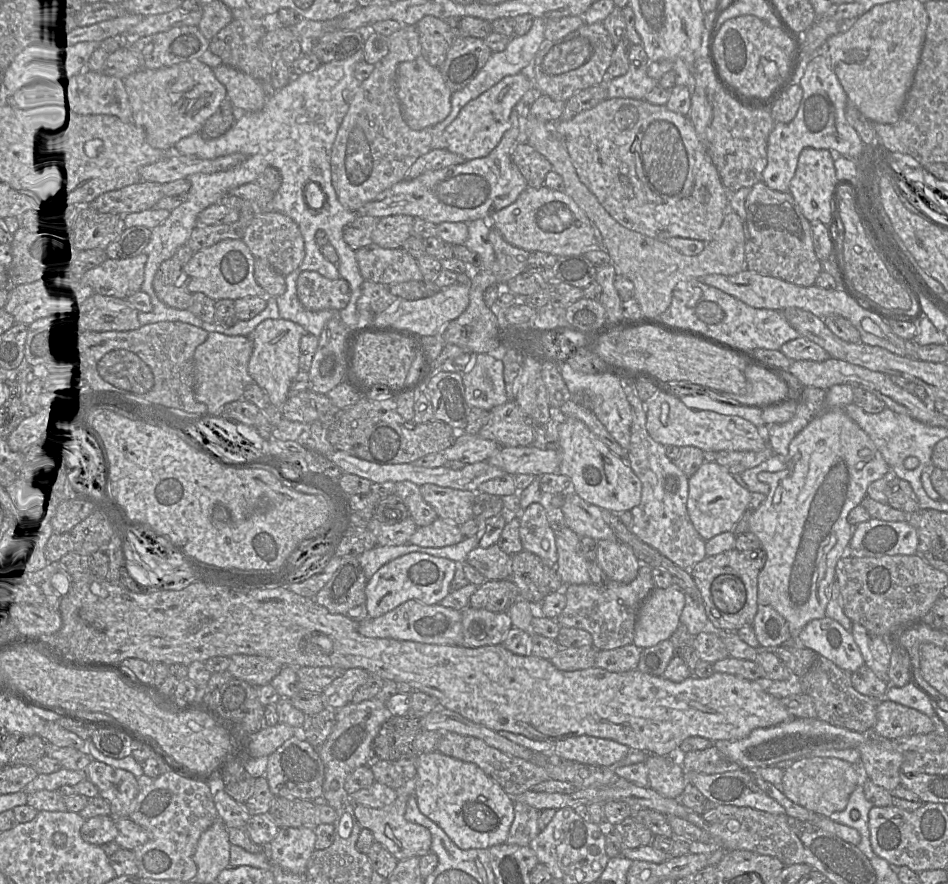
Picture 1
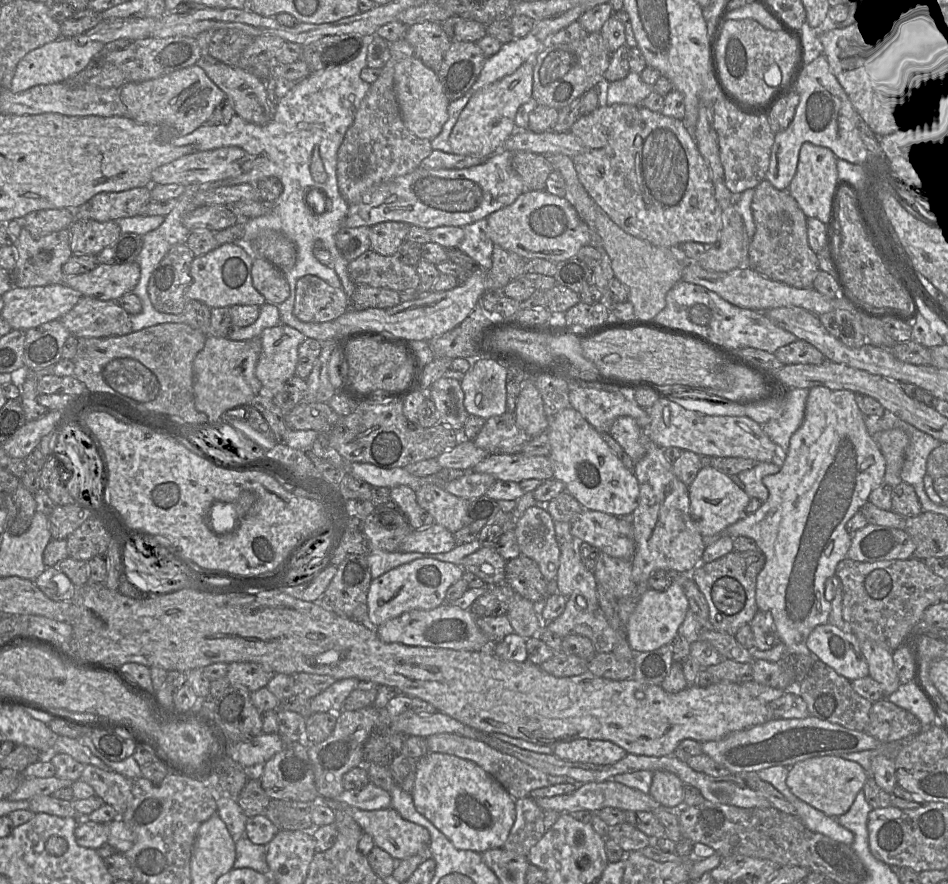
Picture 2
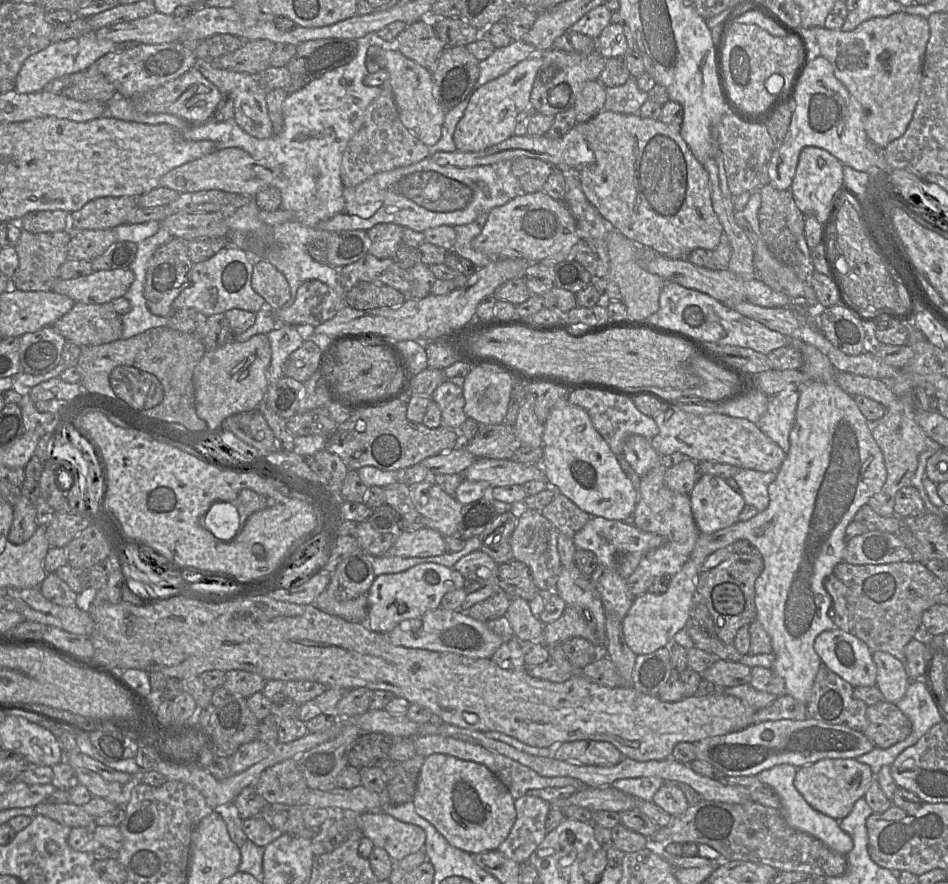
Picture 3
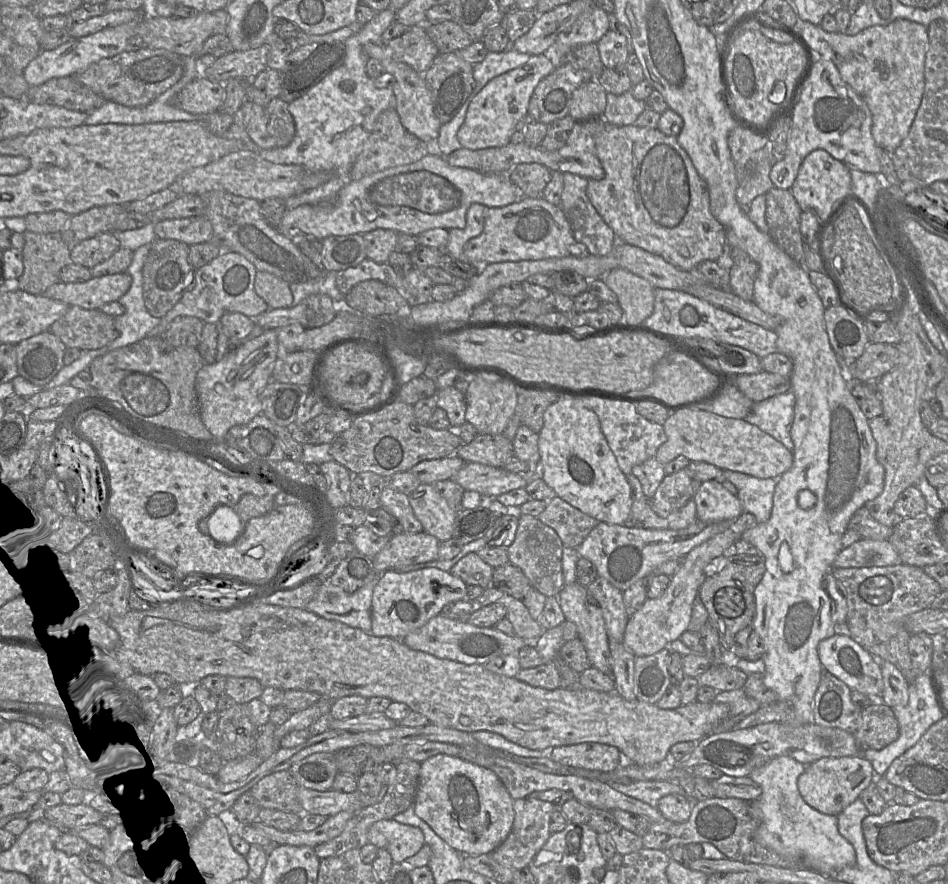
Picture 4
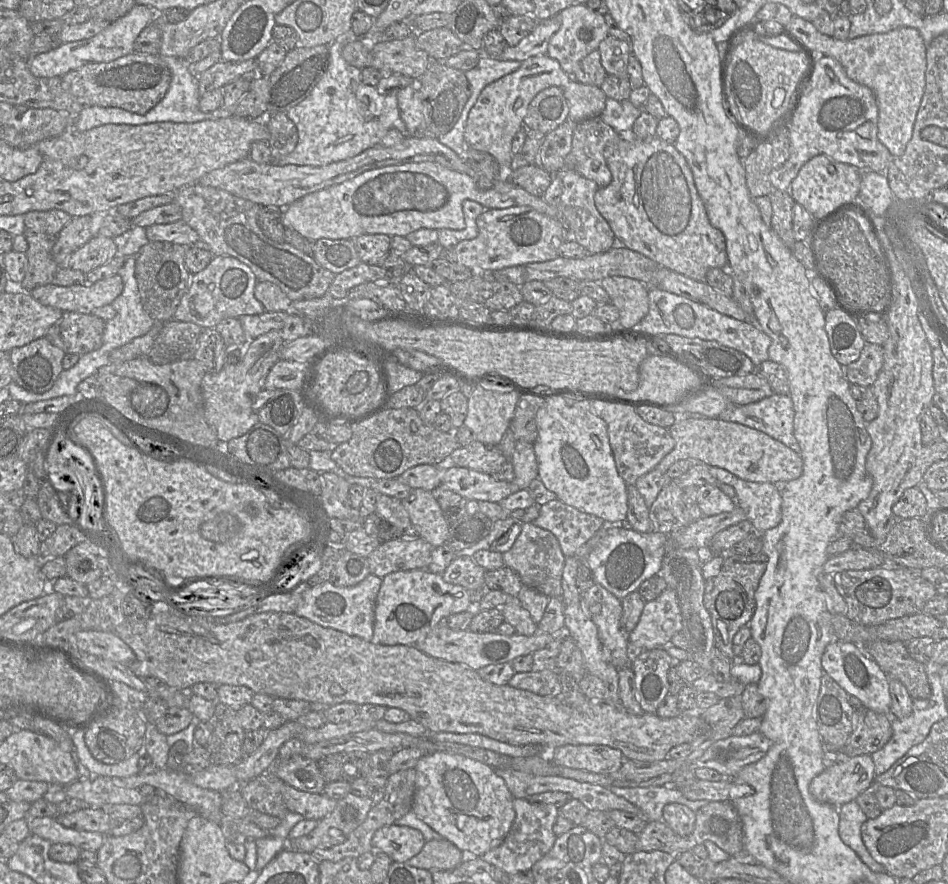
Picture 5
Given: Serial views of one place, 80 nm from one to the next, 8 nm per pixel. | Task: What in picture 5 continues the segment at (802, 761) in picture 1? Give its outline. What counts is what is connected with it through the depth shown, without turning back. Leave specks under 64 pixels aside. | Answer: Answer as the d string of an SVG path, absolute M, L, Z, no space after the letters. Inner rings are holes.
M871 755L839 757L826 763L825 769L813 778L809 792L817 801L839 808L872 787L874 779Z

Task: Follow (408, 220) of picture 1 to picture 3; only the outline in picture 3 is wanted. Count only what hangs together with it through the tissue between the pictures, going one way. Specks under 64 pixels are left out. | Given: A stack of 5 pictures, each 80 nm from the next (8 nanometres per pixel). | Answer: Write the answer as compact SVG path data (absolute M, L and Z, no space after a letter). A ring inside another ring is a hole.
M383 223L367 230L369 237L368 253L379 259L392 258L402 244L403 229L397 224Z

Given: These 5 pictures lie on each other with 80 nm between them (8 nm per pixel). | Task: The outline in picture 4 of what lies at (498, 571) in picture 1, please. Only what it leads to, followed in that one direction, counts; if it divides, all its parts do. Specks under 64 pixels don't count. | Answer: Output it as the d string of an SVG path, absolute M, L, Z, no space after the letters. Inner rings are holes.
M472 552L461 558L450 572L466 585L478 585L486 589L493 586L493 570L476 552Z

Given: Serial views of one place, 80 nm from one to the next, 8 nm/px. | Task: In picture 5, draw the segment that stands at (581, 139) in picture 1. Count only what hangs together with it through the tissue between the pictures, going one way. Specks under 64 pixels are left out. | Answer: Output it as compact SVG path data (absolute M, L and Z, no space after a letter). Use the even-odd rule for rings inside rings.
M629 133L621 135L618 143L609 144L603 155L612 180L608 186L597 189L594 202L596 209L613 231L616 243L650 258L664 268L697 281L705 281L706 273L712 268L727 267L725 237L711 225L691 169L674 144L656 136L639 140Z

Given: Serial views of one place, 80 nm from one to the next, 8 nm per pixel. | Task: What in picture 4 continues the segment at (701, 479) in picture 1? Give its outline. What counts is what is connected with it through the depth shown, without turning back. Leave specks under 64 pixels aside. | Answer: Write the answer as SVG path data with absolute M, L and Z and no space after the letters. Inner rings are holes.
M716 480L702 482L693 499L697 519L703 522L734 521L743 512L737 496Z

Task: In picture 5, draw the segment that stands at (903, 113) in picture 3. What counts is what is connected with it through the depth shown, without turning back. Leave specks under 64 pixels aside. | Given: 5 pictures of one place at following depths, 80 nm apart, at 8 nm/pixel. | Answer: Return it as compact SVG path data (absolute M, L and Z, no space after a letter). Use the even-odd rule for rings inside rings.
M794 15L786 28L815 53L833 58L839 62L851 80L865 85L873 91L878 106L878 139L893 157L900 157L912 138L914 124L926 86L927 45L918 30L901 27L887 33L837 40L834 37L821 34L812 22Z

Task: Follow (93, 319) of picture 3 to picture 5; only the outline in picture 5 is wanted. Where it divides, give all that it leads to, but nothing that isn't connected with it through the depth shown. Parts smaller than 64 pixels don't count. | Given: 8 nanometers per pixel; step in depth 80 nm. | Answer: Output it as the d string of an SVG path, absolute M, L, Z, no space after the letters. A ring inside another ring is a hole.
M63 312L45 337L65 354L83 355L101 347L105 324L92 313Z

